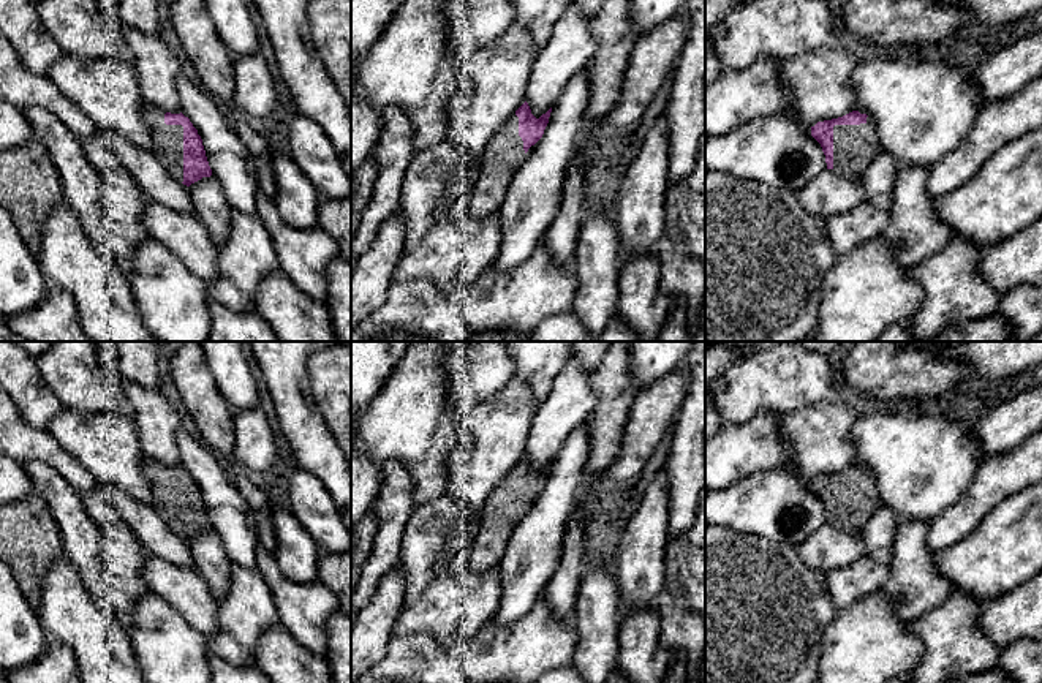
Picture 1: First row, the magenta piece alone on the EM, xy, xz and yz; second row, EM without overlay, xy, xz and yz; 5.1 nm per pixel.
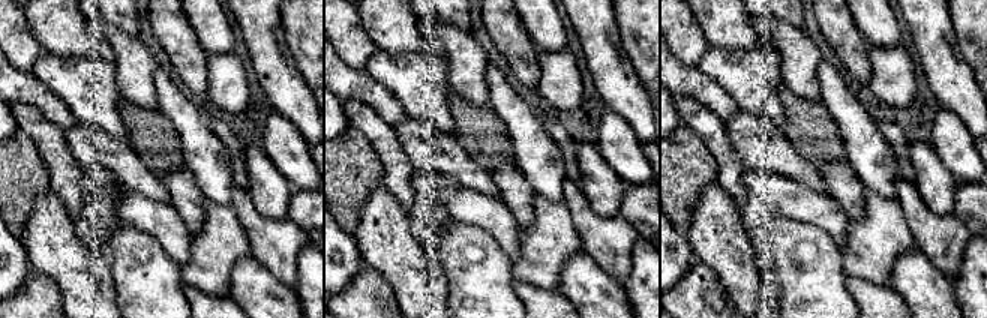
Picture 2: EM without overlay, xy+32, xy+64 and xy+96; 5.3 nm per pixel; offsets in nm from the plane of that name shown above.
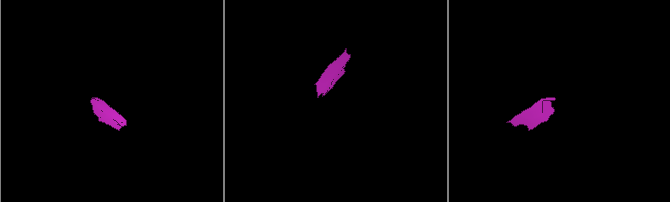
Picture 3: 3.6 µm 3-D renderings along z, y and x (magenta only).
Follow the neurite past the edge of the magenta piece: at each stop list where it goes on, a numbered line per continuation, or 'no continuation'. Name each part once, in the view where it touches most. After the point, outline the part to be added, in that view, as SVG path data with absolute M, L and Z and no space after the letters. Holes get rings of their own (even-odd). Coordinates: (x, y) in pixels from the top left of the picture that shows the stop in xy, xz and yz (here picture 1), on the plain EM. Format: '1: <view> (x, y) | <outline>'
1: xy (166, 494) | M147 457L142 462L152 490L150 504L177 536L183 536L183 481L166 479L164 468L163 463Z

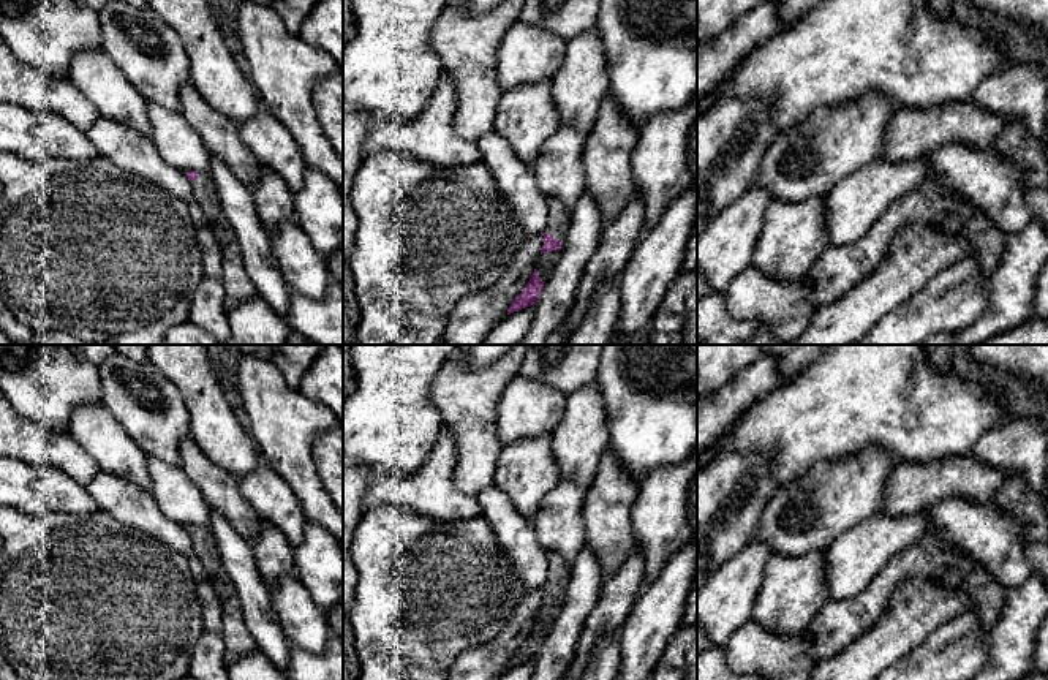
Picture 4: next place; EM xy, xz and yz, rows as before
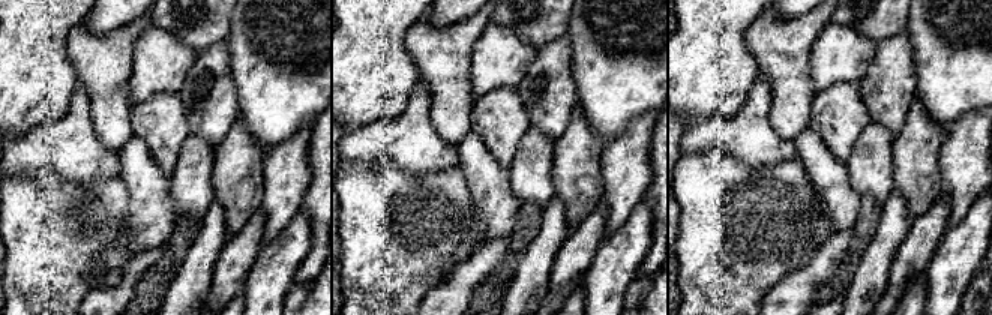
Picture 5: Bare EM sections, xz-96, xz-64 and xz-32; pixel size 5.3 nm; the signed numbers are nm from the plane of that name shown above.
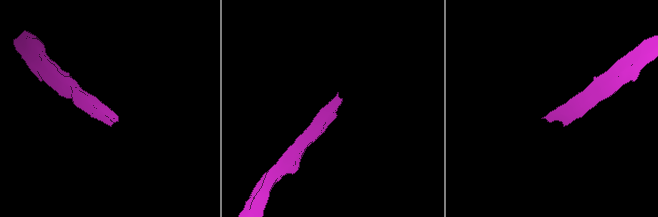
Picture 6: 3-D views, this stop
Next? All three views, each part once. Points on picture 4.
1: xz (558, 574) | M549 553L549 571L544 587L552 588L561 596L561 603L550 607L539 607L534 615L534 623L539 626L539 634L547 636L555 618L561 612L563 596L571 580L571 565L560 553Z

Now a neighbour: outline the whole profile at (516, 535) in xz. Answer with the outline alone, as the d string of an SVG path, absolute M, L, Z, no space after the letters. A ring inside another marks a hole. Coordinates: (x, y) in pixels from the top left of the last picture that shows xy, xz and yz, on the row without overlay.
M495 484L477 495L477 503L481 516L509 557L518 582L528 591L542 588L549 571L549 552L541 547L533 520L518 514L511 498Z

